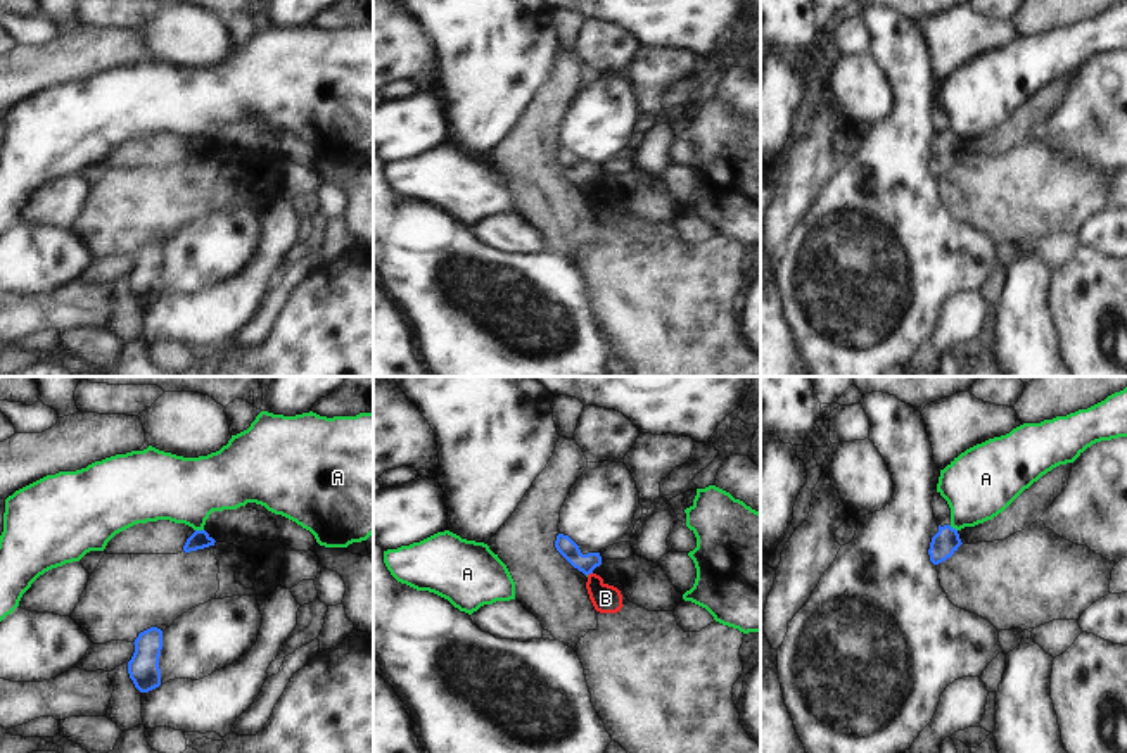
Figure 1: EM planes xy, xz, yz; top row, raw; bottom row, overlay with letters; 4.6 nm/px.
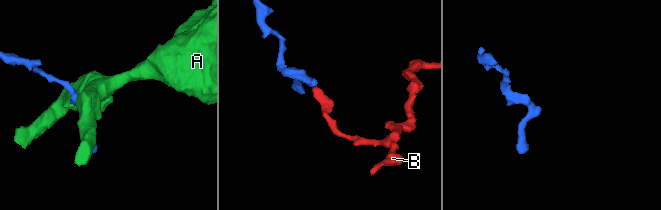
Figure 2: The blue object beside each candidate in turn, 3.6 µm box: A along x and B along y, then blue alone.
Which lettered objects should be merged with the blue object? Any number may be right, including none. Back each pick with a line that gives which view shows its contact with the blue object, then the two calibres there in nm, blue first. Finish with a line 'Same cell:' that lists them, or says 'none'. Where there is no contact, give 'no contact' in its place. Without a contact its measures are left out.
Same cell: none

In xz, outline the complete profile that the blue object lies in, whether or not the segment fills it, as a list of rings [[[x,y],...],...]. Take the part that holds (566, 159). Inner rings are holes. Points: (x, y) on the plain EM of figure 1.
[[[558,147],[555,161],[574,181],[584,188],[593,187],[593,183],[602,178],[600,166],[583,168],[579,159],[569,149]]]

